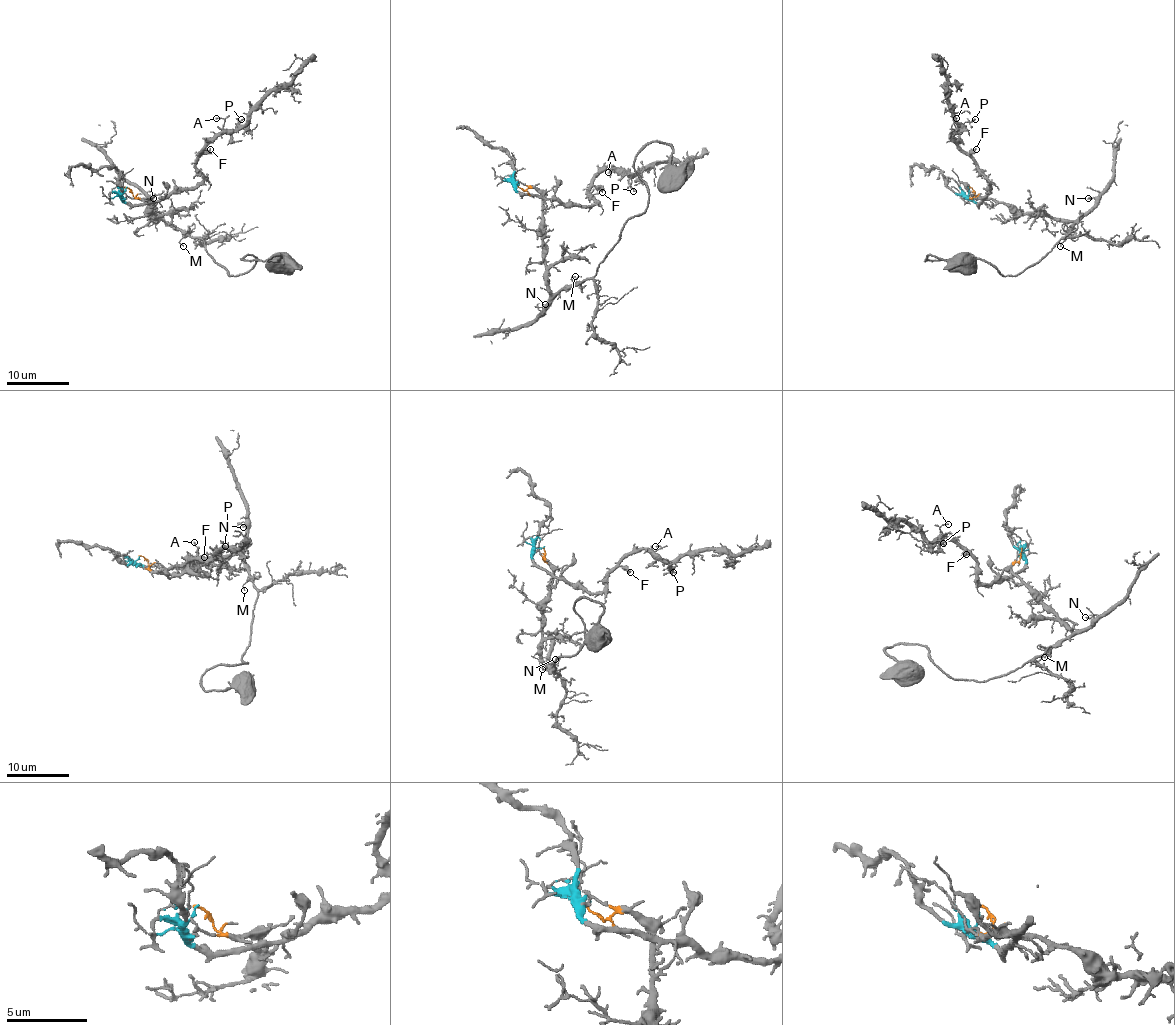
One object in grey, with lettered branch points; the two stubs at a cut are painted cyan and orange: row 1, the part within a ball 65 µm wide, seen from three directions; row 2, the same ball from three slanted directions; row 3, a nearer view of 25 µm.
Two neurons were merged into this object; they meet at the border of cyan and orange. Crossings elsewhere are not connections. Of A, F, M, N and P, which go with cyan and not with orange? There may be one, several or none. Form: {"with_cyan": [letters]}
{"with_cyan": ["A", "F", "P"]}

